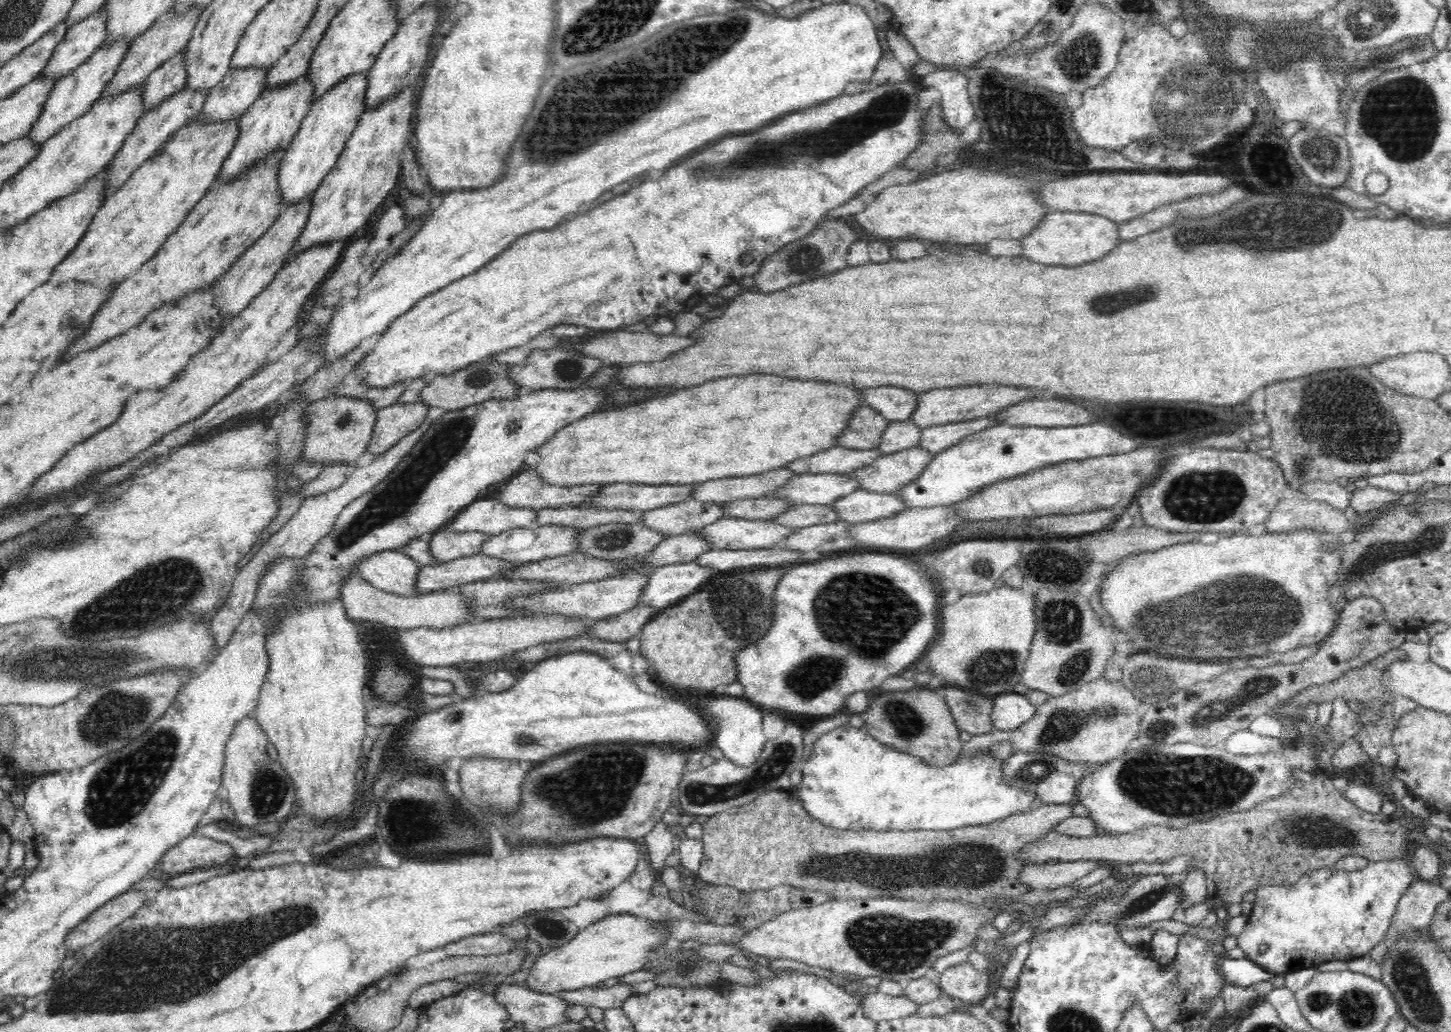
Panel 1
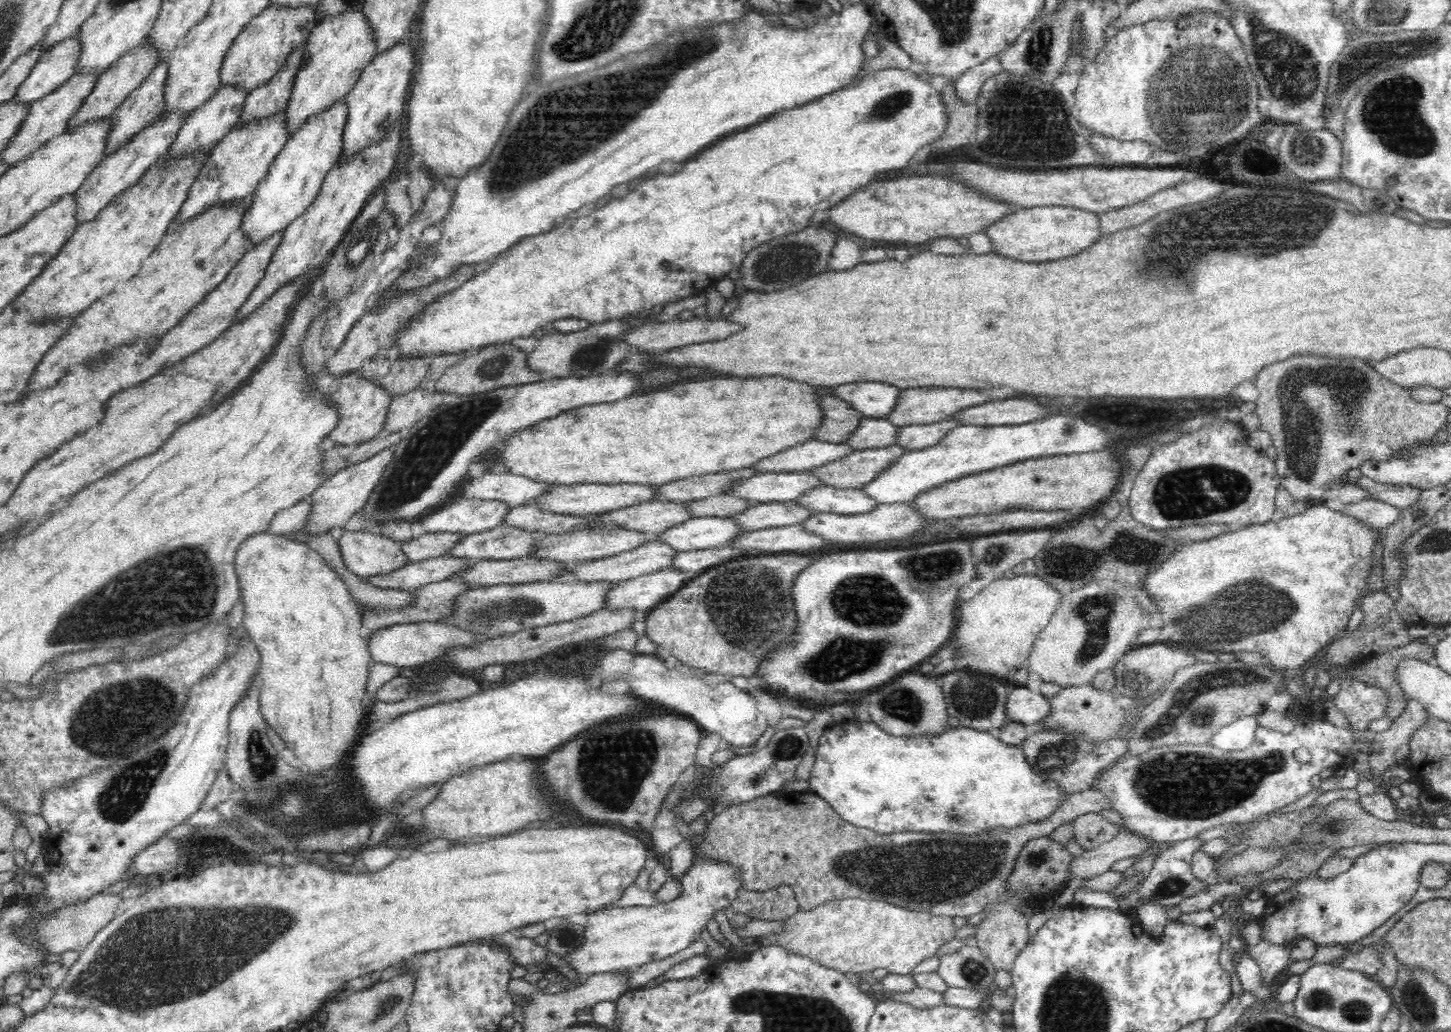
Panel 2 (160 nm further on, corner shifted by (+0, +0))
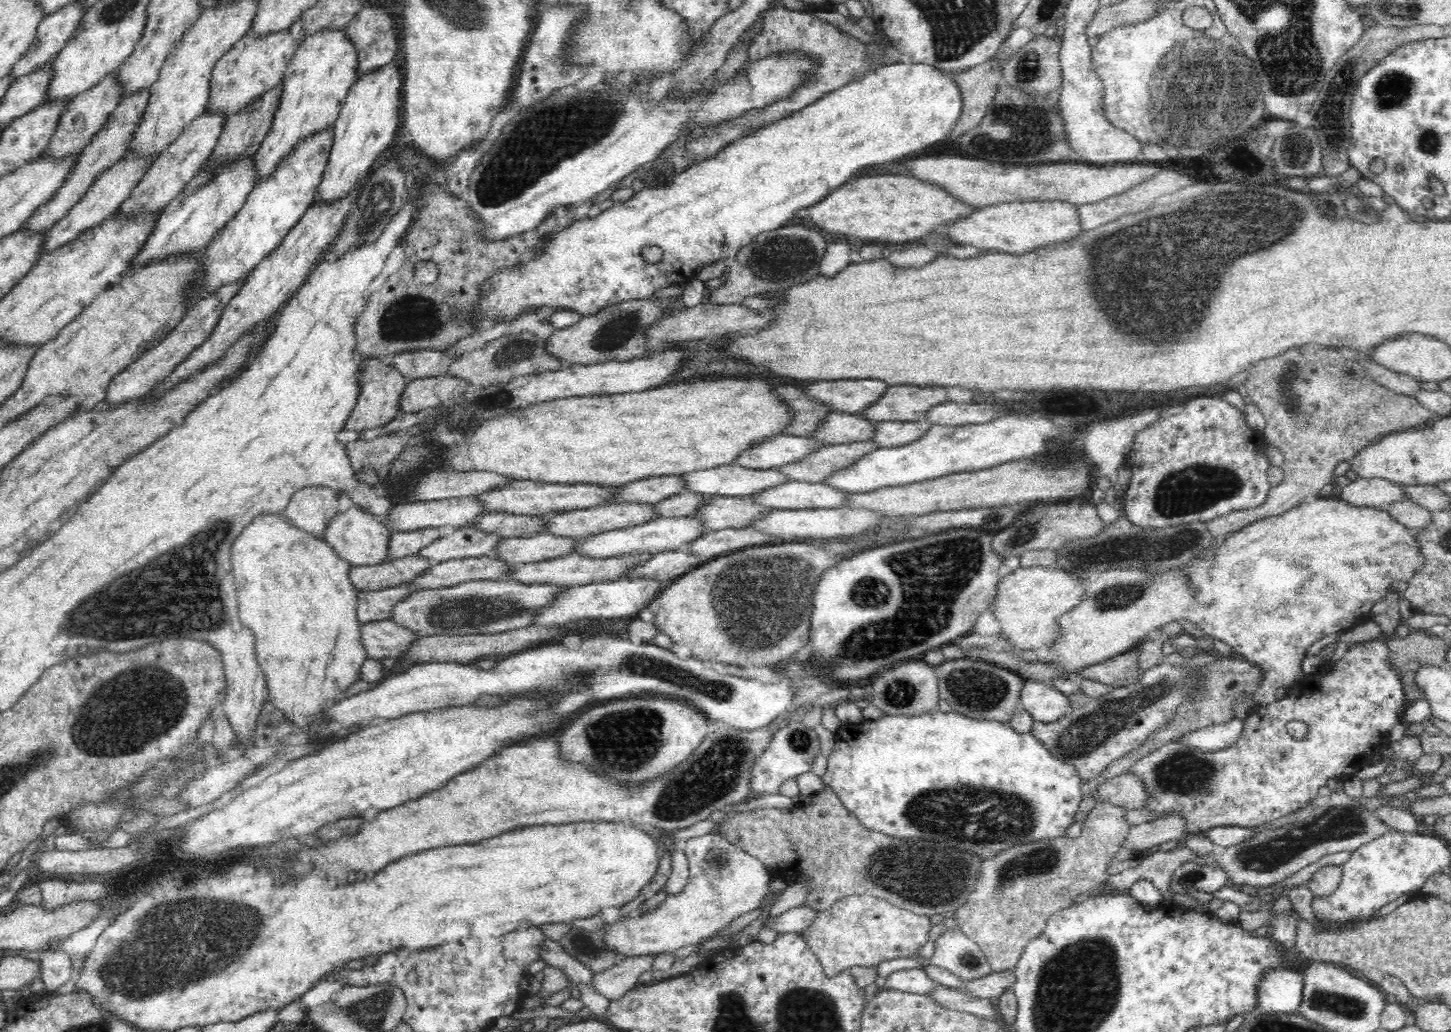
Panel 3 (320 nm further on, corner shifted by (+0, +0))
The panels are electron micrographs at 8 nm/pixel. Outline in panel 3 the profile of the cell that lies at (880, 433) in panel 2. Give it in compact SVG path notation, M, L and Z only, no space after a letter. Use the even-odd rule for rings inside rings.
M834 411L819 424L818 430L808 438L822 444L846 444L874 439L876 423L861 414Z

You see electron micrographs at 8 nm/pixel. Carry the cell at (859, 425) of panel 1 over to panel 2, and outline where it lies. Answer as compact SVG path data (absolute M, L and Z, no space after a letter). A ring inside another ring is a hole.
M831 395L822 397L823 424L815 432L815 439L822 442L842 443L854 435L855 428L859 427L864 418L846 400Z

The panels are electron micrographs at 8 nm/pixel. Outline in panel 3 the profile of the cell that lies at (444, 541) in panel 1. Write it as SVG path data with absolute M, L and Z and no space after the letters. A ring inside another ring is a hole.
M419 528L406 532L392 531L390 543L387 544L387 552L390 552L392 559L414 556L419 550L434 540L438 540L440 536L442 534L437 528Z

